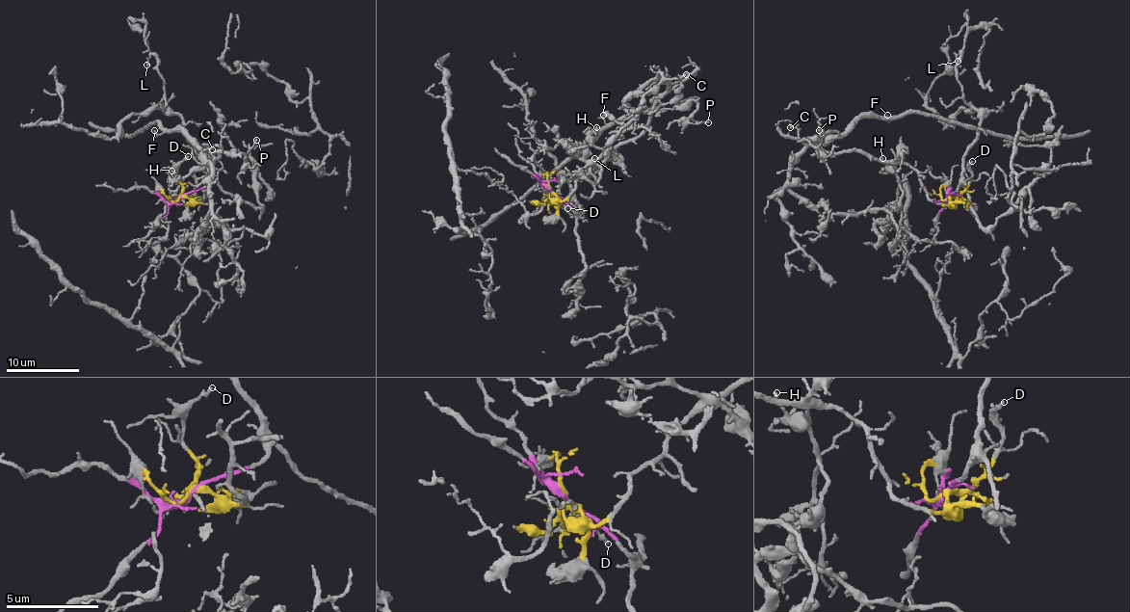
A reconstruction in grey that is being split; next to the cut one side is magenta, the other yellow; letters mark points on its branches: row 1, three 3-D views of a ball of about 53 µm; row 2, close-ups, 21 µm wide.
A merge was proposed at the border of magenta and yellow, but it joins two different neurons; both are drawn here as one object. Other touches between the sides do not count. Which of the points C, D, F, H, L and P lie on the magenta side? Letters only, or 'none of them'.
L

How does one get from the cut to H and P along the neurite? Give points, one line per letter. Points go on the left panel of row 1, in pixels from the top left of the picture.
H: (178, 199), (198, 202), (199, 199), (196, 194), (196, 179), (191, 173), (193, 170), (176, 178), (171, 170)
P: (178, 199), (199, 202), (191, 173), (212, 161), (209, 168), (205, 155), (210, 146), (246, 158), (256, 140)

